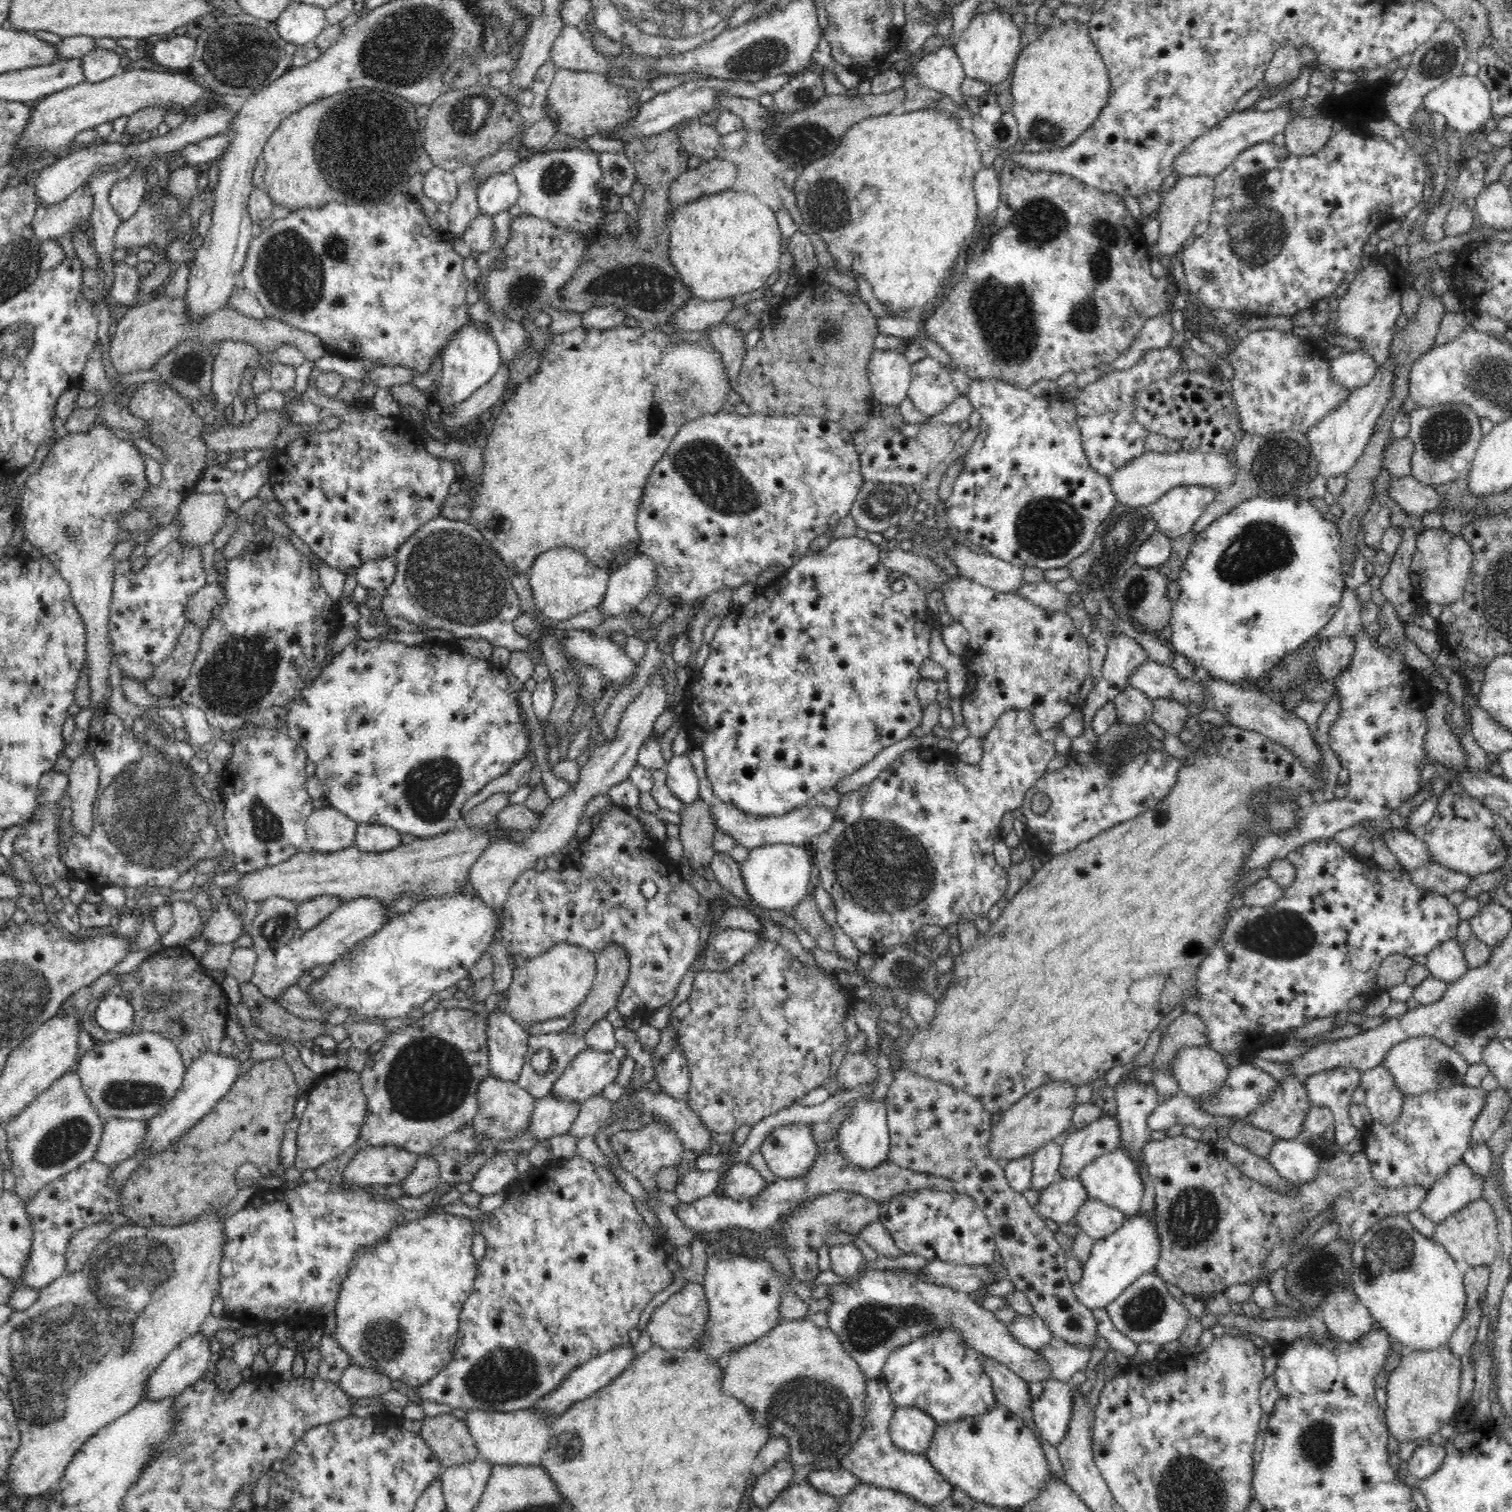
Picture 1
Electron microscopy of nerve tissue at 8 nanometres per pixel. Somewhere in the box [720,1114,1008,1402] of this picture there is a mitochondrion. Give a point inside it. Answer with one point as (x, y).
(866, 1327)

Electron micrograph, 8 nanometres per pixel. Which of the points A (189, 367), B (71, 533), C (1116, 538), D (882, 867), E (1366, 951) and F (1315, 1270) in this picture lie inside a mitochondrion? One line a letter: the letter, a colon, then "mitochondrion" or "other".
A: mitochondrion
B: mitochondrion
C: mitochondrion
D: mitochondrion
E: other
F: mitochondrion

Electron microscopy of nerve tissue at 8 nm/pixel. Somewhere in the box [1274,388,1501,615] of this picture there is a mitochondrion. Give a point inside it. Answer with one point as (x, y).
(1446, 431)

